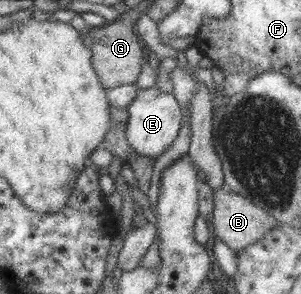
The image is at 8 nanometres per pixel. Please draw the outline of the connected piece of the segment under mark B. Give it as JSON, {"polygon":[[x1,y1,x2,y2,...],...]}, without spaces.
{"polygon":[[225,186,212,188,212,191,214,207,211,224,214,226,214,236,225,242,232,250,242,250,244,246,250,246,260,240,272,226,281,226,280,222,269,215,266,210,261,209,238,192,229,190]]}

